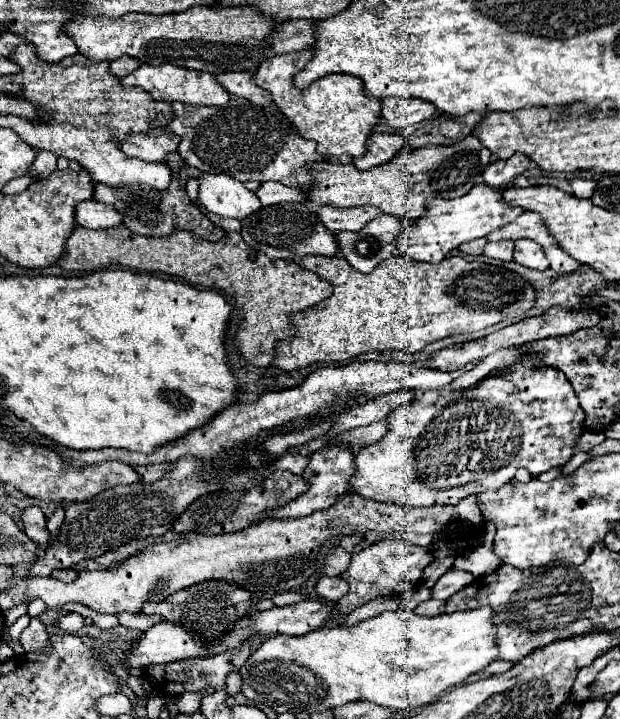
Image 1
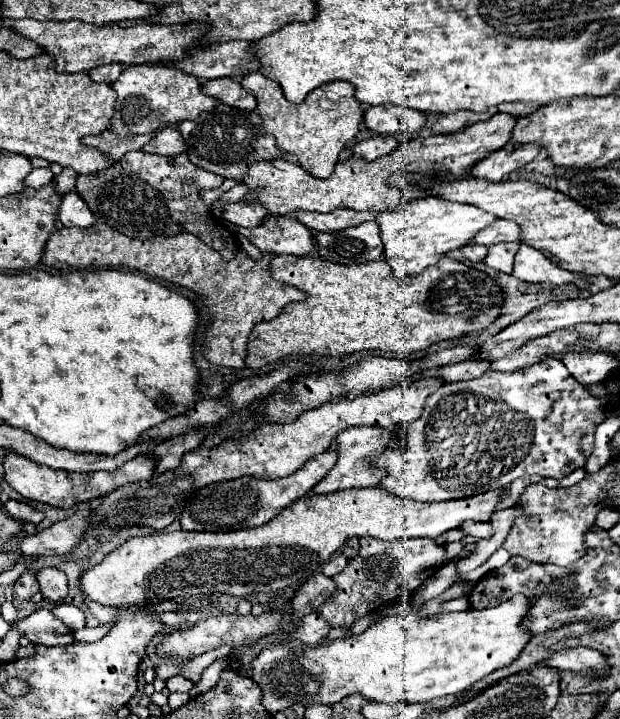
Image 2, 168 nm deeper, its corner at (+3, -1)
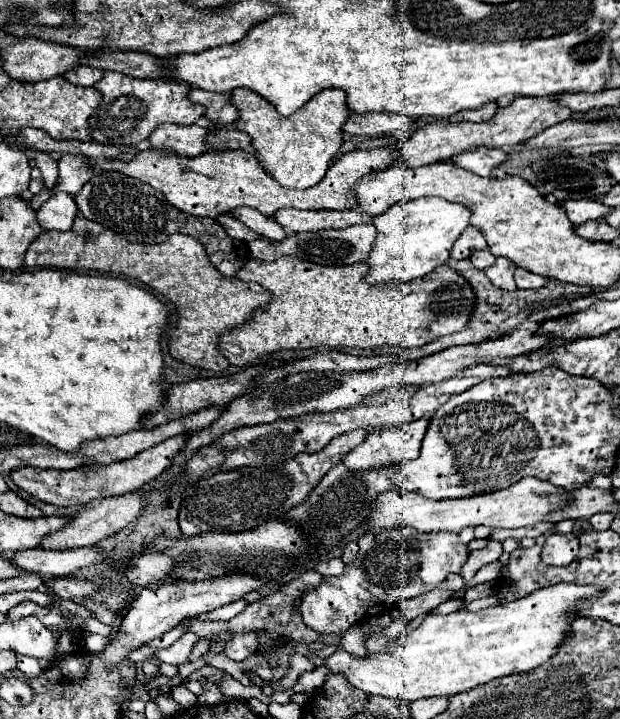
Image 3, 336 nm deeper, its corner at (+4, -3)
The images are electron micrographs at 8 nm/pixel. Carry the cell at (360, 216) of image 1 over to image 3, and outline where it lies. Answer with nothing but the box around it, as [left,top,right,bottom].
[274,209,372,233]

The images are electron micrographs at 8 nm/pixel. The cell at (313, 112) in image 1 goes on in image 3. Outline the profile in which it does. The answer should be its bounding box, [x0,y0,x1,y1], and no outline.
[232,89,350,189]

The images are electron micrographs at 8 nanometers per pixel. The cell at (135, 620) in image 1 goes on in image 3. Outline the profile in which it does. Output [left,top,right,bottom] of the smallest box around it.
[186,571,322,645]

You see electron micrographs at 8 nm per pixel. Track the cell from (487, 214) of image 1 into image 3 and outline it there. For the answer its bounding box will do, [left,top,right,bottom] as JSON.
[366,197,472,285]

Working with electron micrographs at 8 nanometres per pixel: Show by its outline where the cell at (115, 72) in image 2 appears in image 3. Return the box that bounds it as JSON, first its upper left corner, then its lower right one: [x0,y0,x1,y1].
[64,65,104,85]

